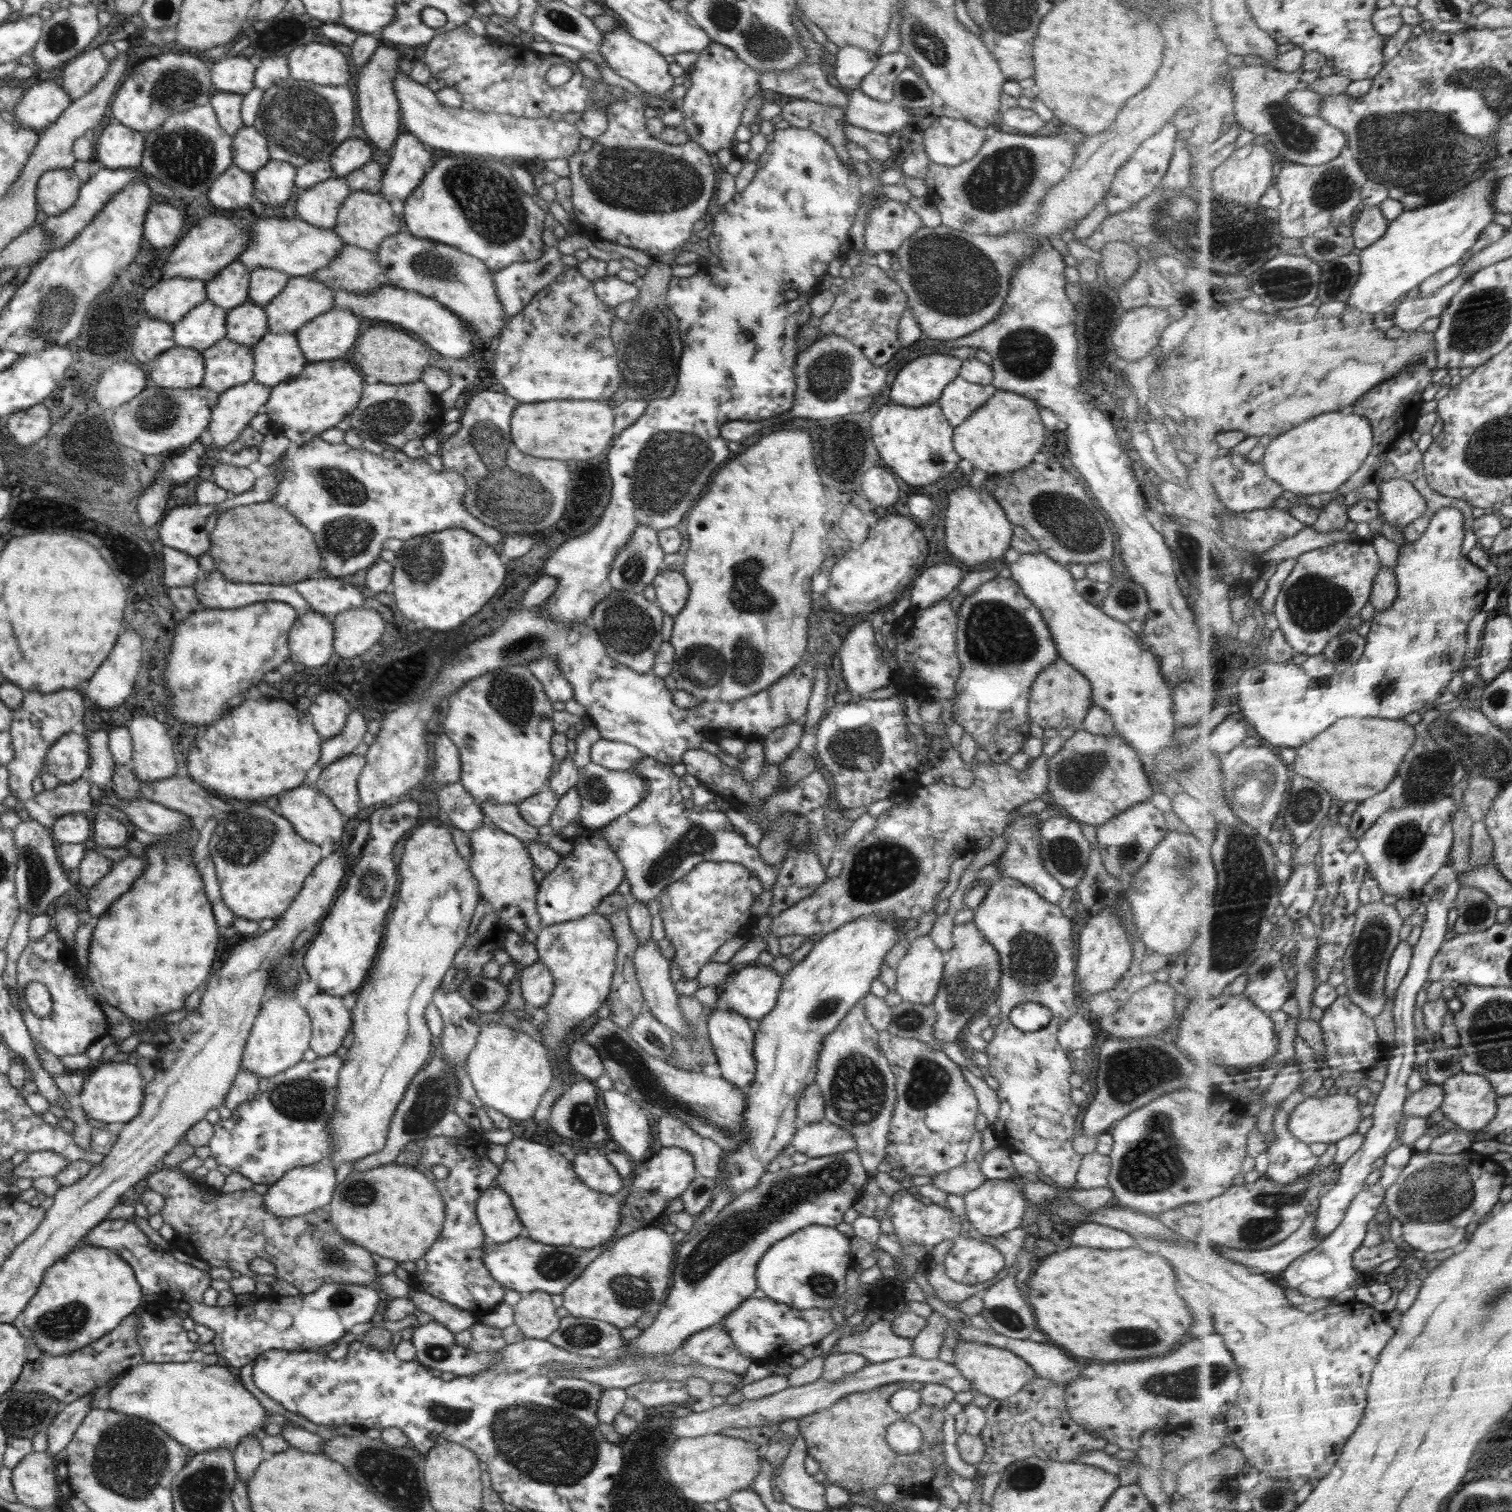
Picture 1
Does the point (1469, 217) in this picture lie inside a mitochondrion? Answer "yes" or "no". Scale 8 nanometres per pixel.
no

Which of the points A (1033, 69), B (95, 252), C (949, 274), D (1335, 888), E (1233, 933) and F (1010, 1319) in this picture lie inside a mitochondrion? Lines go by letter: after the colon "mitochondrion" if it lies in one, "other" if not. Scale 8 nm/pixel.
A: other
B: other
C: mitochondrion
D: other
E: mitochondrion
F: mitochondrion

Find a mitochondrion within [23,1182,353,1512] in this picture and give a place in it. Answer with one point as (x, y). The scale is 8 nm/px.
(129, 1459)

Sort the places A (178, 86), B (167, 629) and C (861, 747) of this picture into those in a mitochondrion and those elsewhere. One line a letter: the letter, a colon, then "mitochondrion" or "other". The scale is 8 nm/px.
A: mitochondrion
B: other
C: mitochondrion

